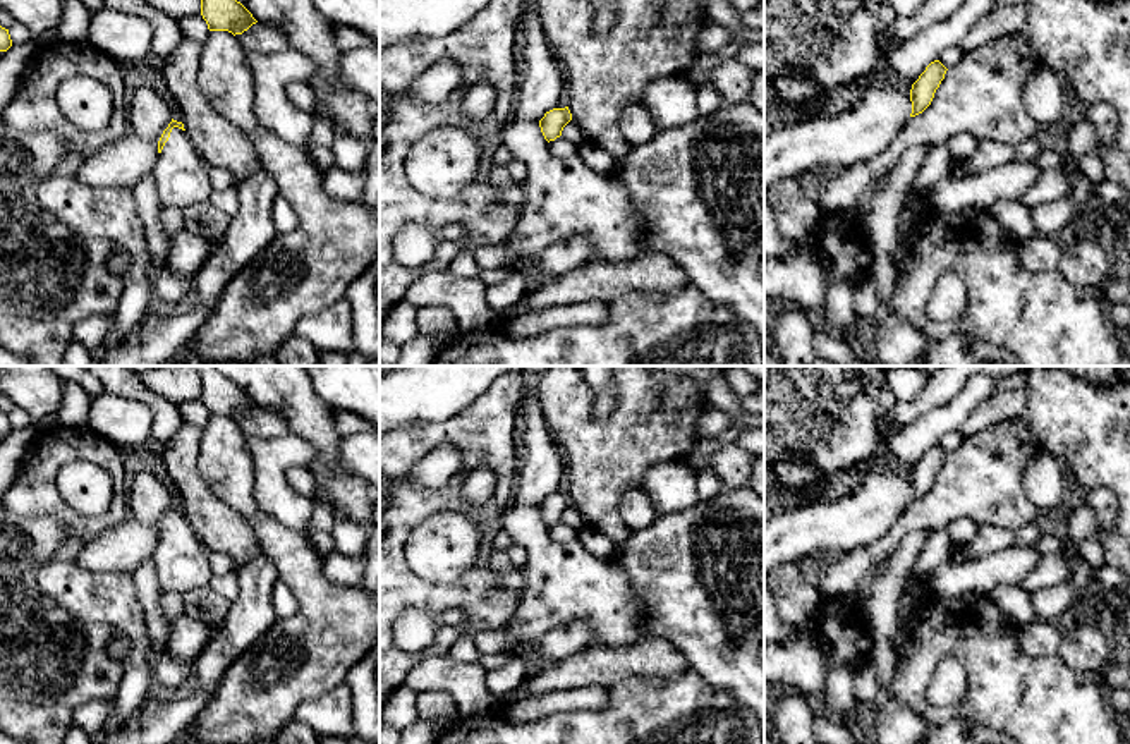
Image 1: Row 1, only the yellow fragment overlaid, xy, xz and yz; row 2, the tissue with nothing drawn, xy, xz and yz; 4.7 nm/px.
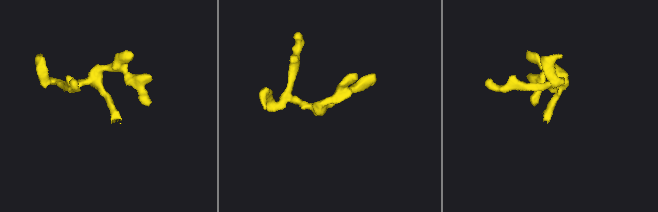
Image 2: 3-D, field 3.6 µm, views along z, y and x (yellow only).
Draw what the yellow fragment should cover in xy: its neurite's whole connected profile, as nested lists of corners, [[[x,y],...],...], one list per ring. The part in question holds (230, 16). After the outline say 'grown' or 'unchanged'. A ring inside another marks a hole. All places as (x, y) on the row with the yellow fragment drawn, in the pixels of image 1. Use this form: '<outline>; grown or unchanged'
[[[201,0],[201,15],[210,31],[242,34],[258,21],[237,0]]]; unchanged

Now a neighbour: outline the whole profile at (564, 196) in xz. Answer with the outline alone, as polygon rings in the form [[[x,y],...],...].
[[[513,113],[500,131],[501,143],[520,162],[527,175],[520,186],[526,201],[519,204],[519,218],[512,235],[500,246],[526,261],[550,246],[562,246],[575,235],[586,235],[591,254],[586,263],[620,263],[646,251],[642,220],[630,201],[625,184],[617,174],[594,172],[580,156],[556,158],[550,153],[539,122],[520,120]]]

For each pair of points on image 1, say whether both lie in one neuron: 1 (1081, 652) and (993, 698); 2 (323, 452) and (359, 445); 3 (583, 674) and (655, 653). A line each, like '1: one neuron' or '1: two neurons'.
1: two neurons
2: two neurons
3: one neuron

